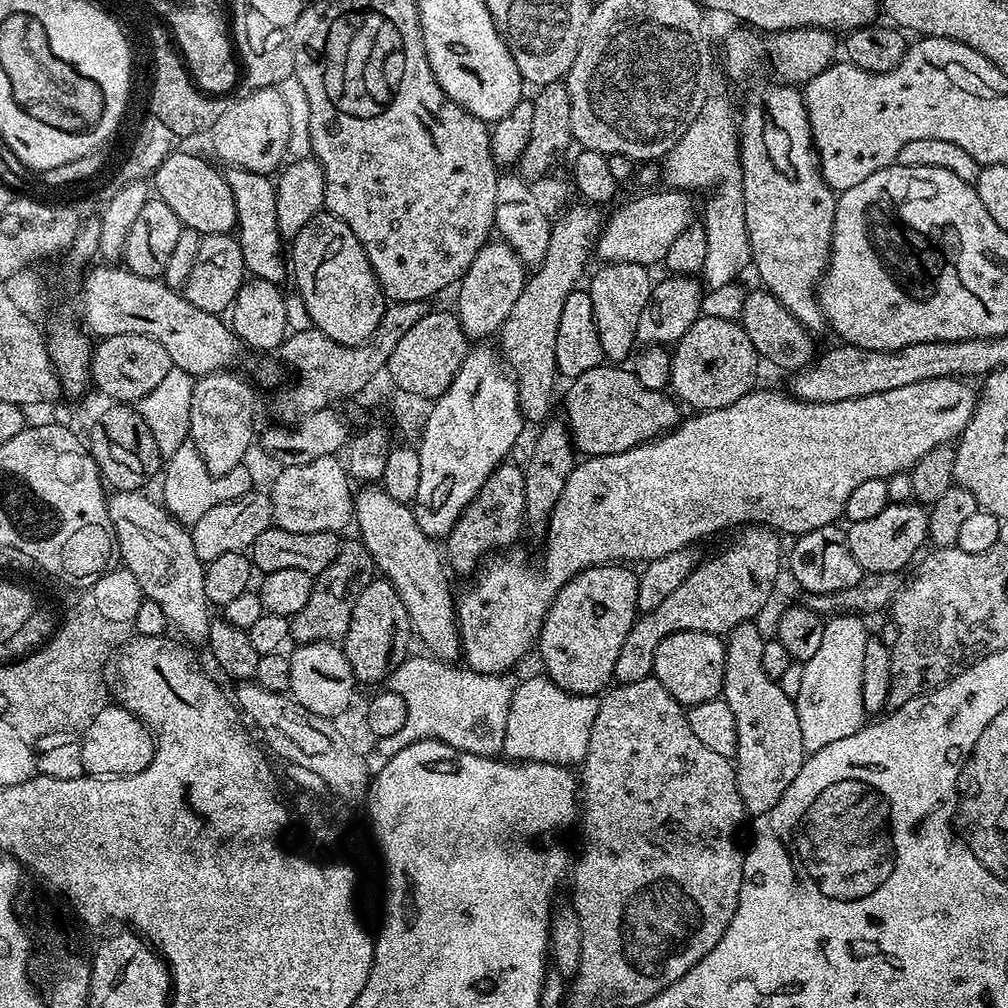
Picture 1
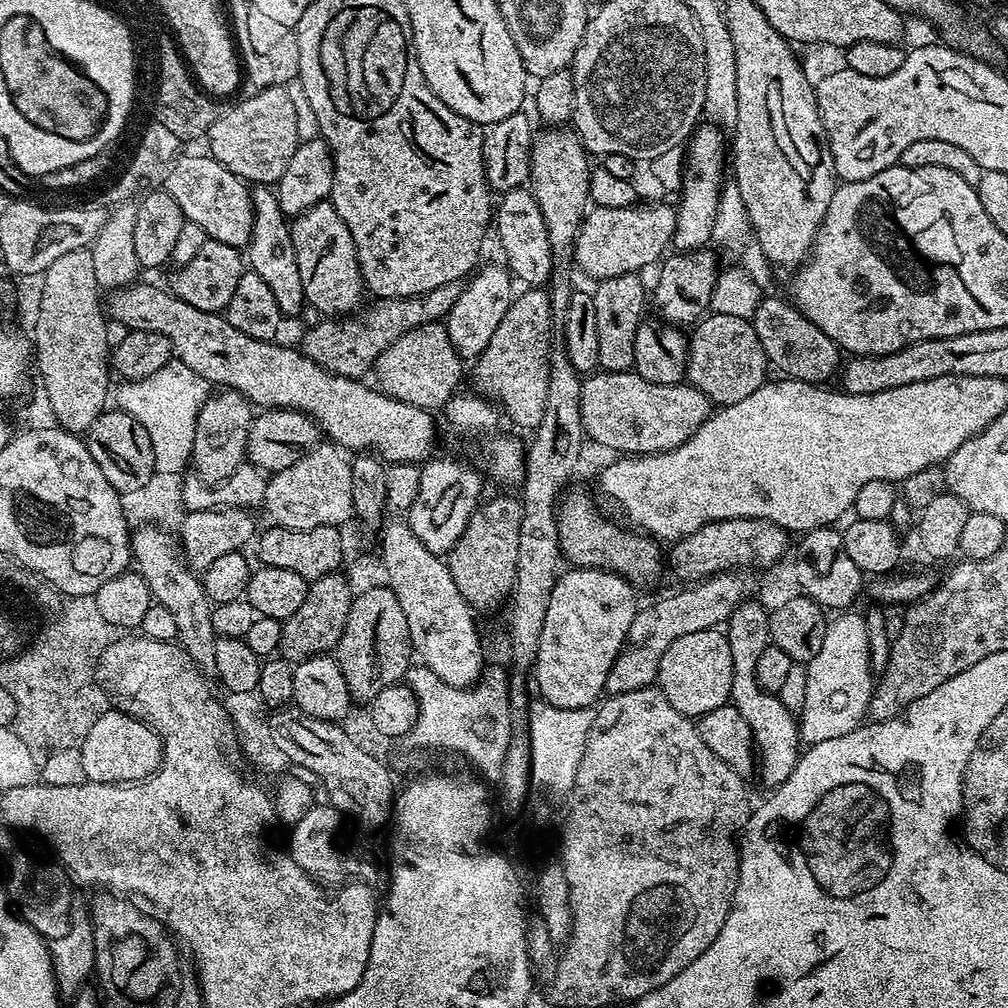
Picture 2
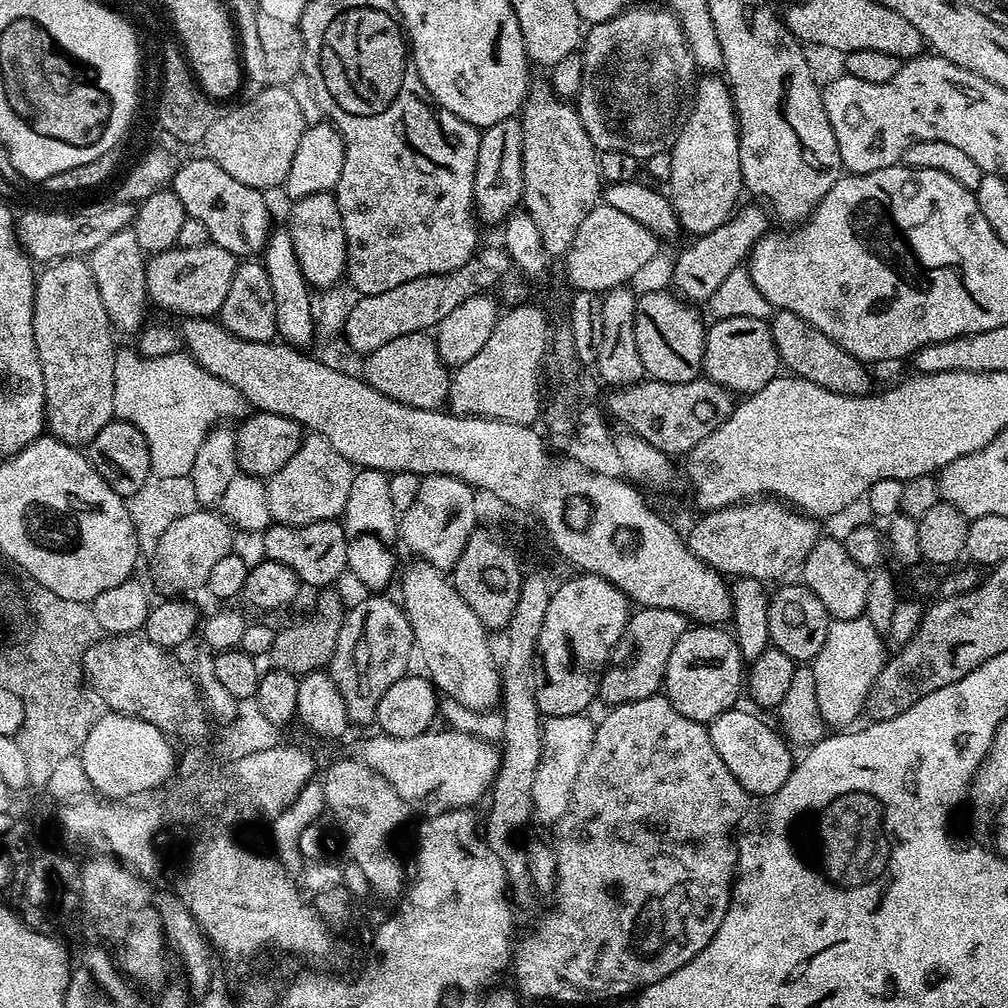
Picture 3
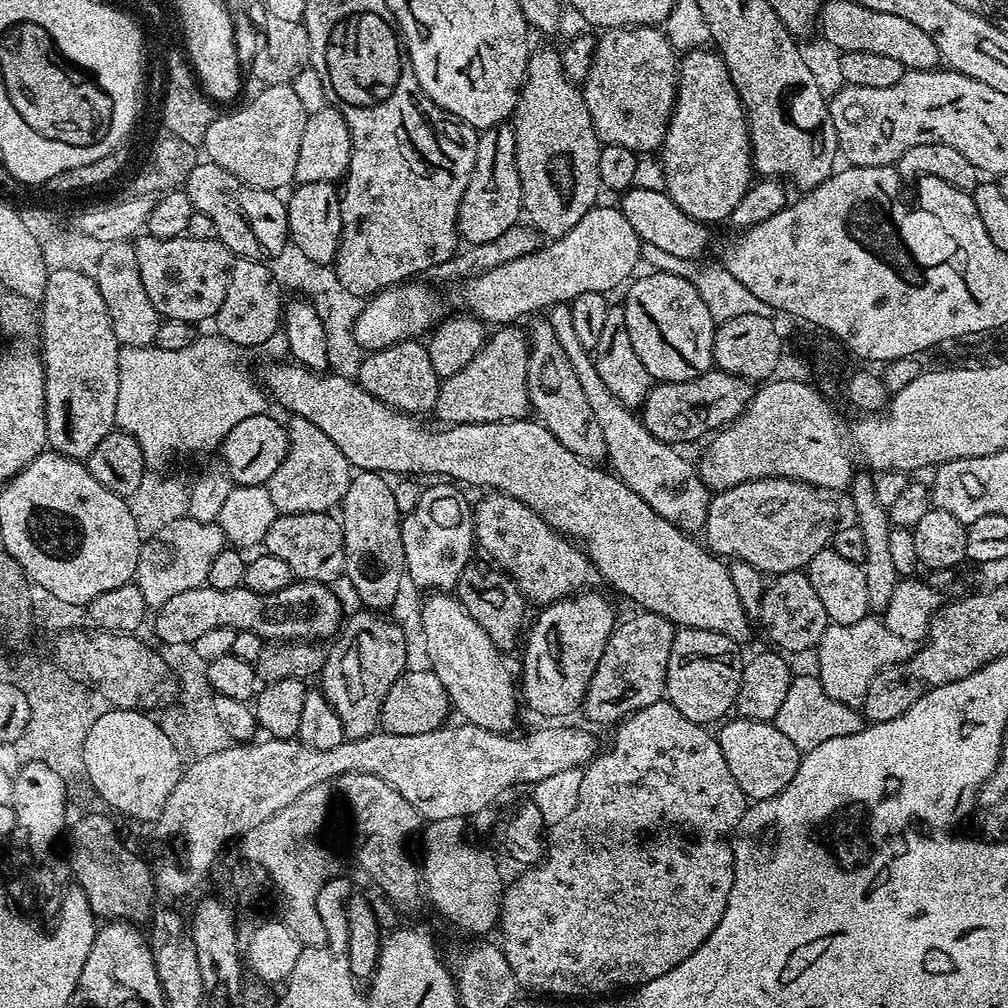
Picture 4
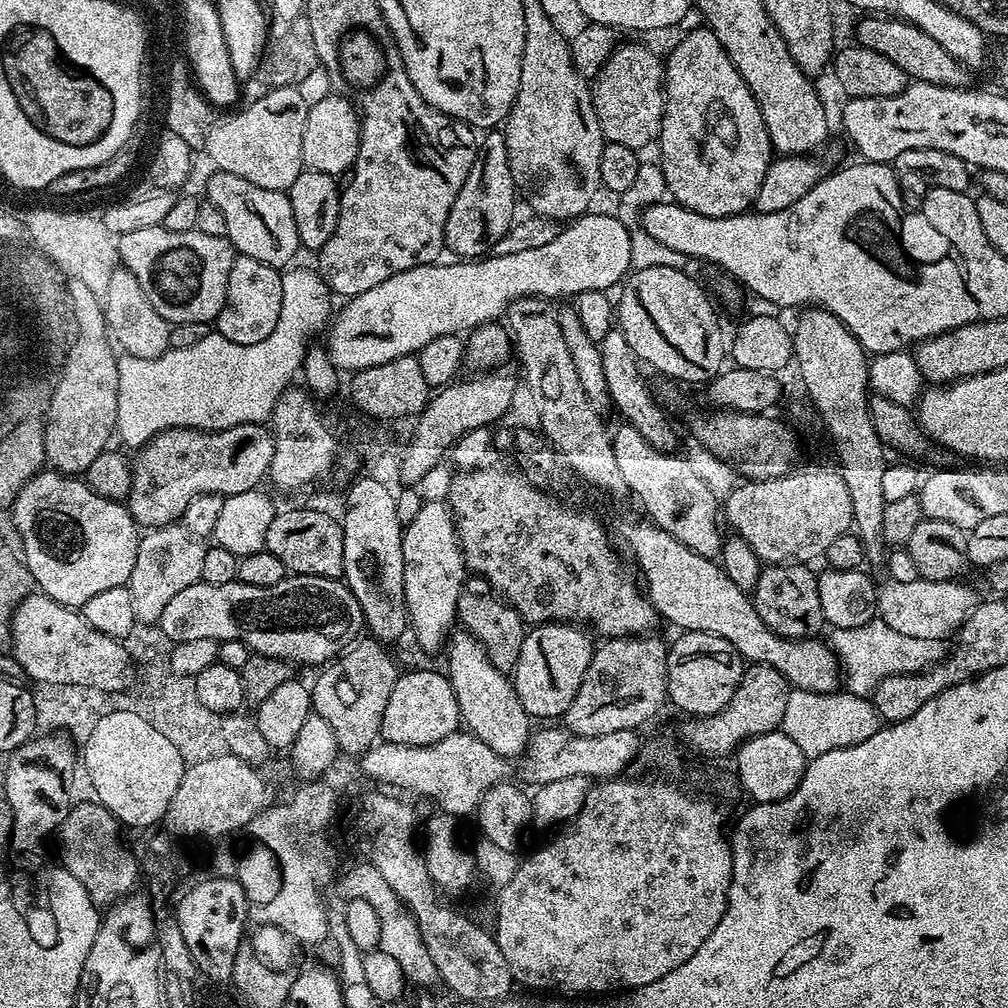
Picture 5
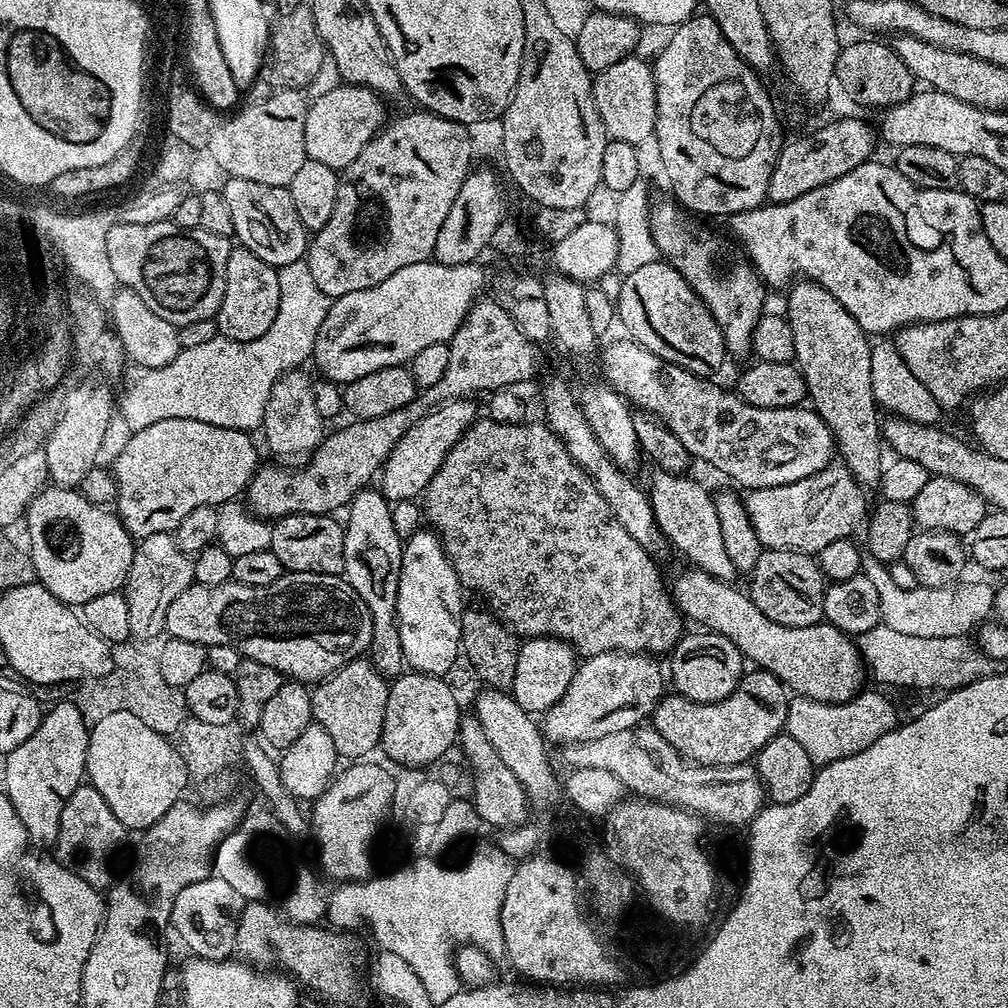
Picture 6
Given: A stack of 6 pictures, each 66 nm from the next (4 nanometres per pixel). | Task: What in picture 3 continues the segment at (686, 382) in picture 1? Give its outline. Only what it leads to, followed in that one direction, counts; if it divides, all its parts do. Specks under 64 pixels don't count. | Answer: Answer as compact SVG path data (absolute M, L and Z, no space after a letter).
M758 318L713 319L704 334L703 375L733 394L751 394L762 390L781 371L768 320Z

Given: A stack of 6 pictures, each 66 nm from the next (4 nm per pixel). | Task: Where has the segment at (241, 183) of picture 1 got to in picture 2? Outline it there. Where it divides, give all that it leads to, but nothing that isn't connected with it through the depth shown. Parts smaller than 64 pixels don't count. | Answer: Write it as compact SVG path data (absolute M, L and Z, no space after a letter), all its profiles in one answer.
M268 186L251 189L254 226L246 249L246 264L251 272L258 274L266 286L270 286L274 299L285 317L296 316L305 311L306 301L302 290L302 277L298 274L298 254L294 254L294 242L289 217L280 209L275 191Z

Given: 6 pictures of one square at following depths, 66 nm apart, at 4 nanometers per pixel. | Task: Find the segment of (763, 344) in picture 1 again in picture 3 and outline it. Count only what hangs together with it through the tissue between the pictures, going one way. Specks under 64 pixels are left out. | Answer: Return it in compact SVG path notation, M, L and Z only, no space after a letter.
M778 310L770 320L771 336L783 367L791 375L800 376L806 382L814 382L834 394L866 396L873 391L872 376L867 372L865 361L842 350L816 327L790 311Z

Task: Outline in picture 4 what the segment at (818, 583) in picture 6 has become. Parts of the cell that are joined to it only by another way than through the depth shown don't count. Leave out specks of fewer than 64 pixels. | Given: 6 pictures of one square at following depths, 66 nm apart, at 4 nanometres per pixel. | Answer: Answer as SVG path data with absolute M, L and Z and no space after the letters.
M807 571L781 572L773 580L776 581L773 584L771 581L765 587L758 623L764 627L765 634L777 644L773 645L781 653L815 649L830 621L814 586L810 586Z

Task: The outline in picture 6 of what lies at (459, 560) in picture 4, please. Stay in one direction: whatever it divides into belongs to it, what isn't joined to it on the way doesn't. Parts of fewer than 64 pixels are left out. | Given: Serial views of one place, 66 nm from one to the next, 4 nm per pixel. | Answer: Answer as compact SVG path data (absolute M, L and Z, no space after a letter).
M435 531L416 532L403 541L403 546L396 617L404 663L413 672L447 677L456 659L459 661L462 656L460 635L466 607L465 589Z

